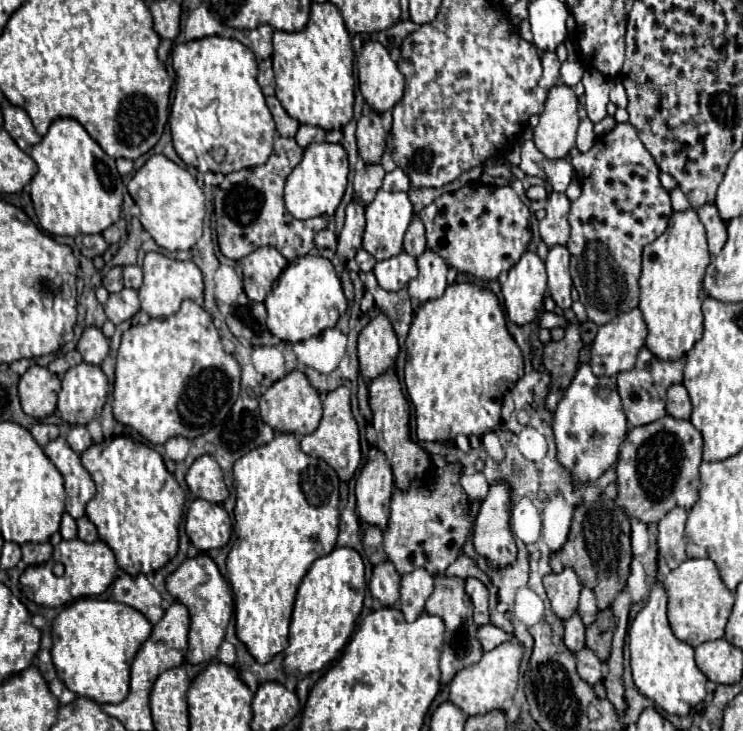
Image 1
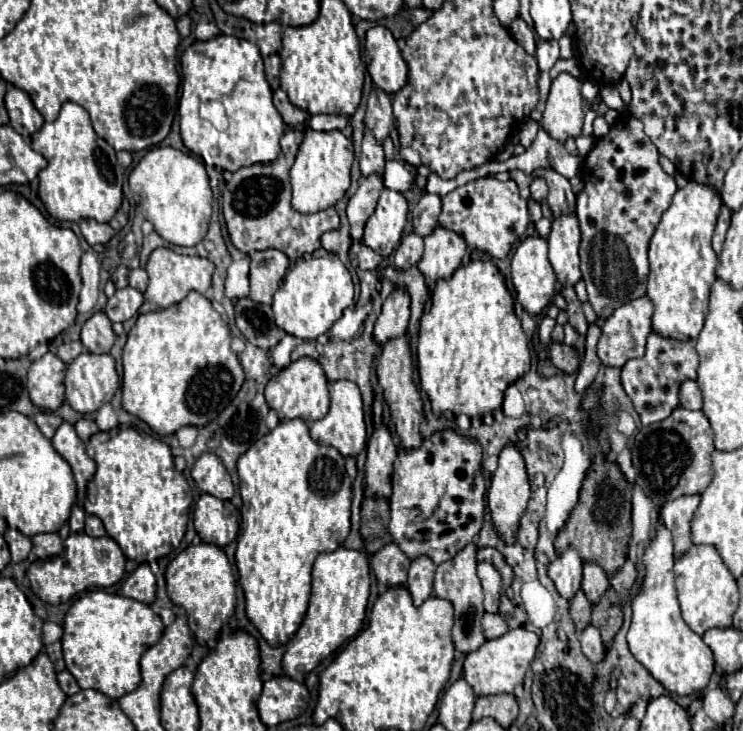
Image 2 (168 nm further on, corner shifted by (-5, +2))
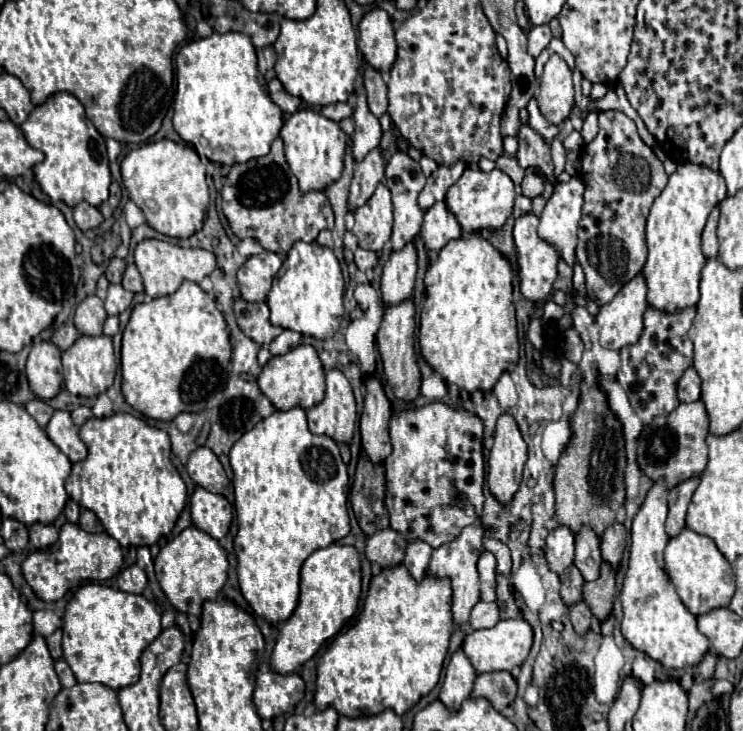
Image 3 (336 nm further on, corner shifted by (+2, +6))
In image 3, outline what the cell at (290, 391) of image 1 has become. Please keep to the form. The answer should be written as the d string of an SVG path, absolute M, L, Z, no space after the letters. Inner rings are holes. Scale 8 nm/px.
M299 345L281 357L273 357L263 367L257 383L261 393L273 403L275 409L281 409L281 411L293 409L293 407L311 409L313 405L319 405L325 395L325 371L311 345Z

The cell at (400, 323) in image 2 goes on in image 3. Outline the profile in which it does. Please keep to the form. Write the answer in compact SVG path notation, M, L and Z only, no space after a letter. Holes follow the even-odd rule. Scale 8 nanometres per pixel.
M407 243L401 251L391 253L381 277L381 299L385 307L399 305L411 297L415 273L417 273L417 253L413 243Z

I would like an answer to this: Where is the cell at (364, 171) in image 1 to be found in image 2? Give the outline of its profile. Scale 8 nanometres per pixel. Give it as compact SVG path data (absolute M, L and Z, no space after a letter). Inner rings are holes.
M366 131L364 139L362 139L362 155L360 155L362 175L364 177L370 175L370 173L382 175L384 173L384 163L386 163L386 157L384 157L382 145L374 139L374 135L370 131Z

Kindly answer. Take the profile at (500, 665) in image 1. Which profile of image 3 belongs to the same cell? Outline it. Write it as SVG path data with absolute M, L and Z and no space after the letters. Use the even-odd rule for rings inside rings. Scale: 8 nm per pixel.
M507 619L507 621L499 621L491 629L479 629L479 631L467 633L463 651L469 657L475 671L481 675L481 673L493 673L493 671L511 671L513 667L519 667L527 659L531 645L533 645L531 625L525 619Z

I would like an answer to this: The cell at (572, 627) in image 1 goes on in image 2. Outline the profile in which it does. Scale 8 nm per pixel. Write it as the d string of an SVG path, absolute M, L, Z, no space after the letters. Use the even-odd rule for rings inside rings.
M578 589L576 595L570 599L570 615L572 615L572 621L578 631L582 631L590 625L590 611L592 611L592 603L586 599L584 591Z

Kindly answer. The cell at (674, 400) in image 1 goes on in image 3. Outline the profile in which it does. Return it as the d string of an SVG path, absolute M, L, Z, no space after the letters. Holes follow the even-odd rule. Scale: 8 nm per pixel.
M689 367L683 377L679 379L679 385L677 385L677 395L679 395L679 401L681 403L691 403L691 401L697 401L699 399L699 393L701 393L701 379L697 375L697 371L693 367Z

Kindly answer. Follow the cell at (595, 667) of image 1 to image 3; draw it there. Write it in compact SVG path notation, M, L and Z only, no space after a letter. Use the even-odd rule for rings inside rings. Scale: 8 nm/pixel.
M583 601L577 603L577 605L573 605L573 607L569 609L569 619L571 619L573 629L575 629L577 635L585 635L589 629L594 629L594 627L595 633L600 631L600 622L597 621L594 615L591 615L589 607L587 607Z

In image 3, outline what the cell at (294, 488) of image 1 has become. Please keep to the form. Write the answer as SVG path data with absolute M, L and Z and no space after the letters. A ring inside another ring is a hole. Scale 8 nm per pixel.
M293 407L289 411L275 411L261 423L257 423L251 431L247 431L231 449L231 468L233 471L233 487L235 487L235 511L237 511L237 521L239 521L239 531L235 537L235 555L237 555L237 575L239 575L239 587L245 597L245 601L251 605L251 609L269 625L277 625L279 621L285 621L291 617L291 613L297 607L299 601L299 571L303 561L321 547L327 547L339 539L343 539L349 533L349 515L347 515L347 491L349 491L349 477L347 477L347 467L341 461L339 447L331 437L325 435L311 435L307 429L307 419L305 411L301 407Z

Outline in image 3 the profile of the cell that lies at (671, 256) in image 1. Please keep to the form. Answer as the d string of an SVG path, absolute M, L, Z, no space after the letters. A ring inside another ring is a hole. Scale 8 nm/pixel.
M681 163L669 177L667 187L655 199L647 217L647 249L649 257L643 267L647 281L647 303L653 309L679 313L687 307L695 307L699 301L699 279L705 265L701 249L701 233L705 221L715 205L727 197L725 181L717 171L703 165Z

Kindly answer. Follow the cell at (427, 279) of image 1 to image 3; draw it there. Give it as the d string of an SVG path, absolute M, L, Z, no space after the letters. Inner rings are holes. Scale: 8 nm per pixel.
M443 201L435 203L423 217L421 225L421 241L429 255L439 253L451 239L461 237L461 227L453 213L445 207Z

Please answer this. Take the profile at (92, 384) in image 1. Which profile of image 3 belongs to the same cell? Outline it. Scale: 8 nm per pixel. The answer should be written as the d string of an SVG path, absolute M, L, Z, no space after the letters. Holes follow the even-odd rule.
M79 337L65 353L63 353L63 381L65 389L77 397L97 397L105 393L115 379L115 357L111 337Z

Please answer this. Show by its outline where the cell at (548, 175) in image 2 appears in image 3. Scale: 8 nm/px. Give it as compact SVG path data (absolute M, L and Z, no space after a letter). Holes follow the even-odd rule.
M521 125L517 139L519 139L519 151L517 151L519 167L523 167L523 169L535 167L543 173L543 177L551 185L557 185L549 145L529 125Z

